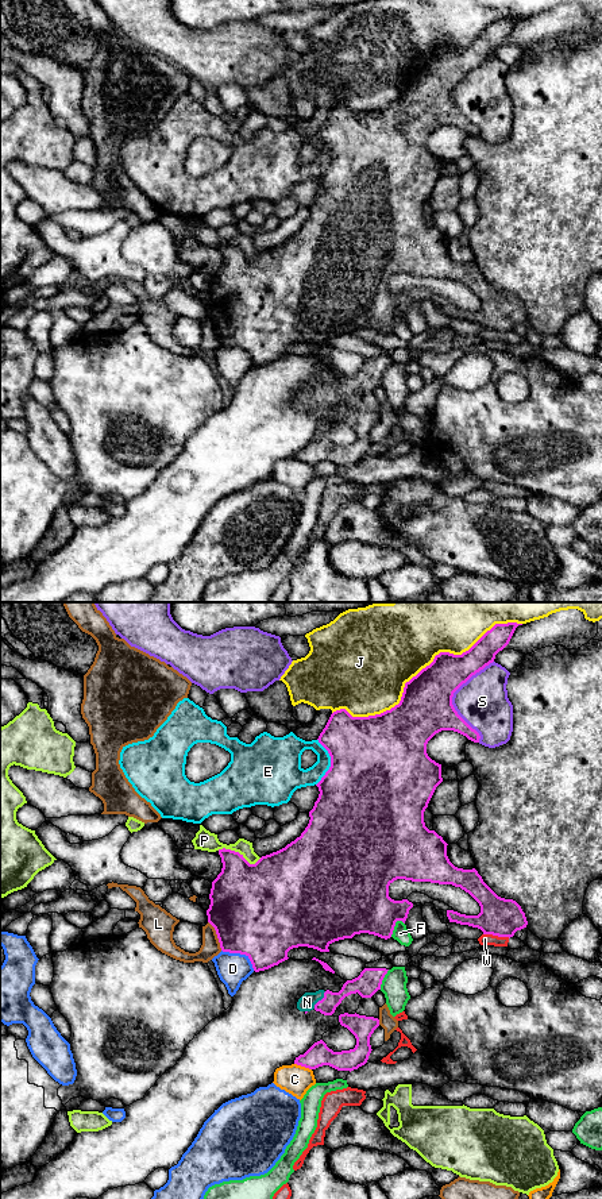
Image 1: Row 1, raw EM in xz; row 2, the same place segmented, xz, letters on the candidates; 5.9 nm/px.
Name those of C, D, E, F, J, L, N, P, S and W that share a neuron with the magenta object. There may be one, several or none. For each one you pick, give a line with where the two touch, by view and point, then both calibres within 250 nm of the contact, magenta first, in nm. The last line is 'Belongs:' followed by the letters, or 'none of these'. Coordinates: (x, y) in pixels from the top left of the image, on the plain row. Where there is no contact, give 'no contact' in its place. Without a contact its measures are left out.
N: contact xz (321, 394); calibres 110 and 100 nm
Belongs: N

